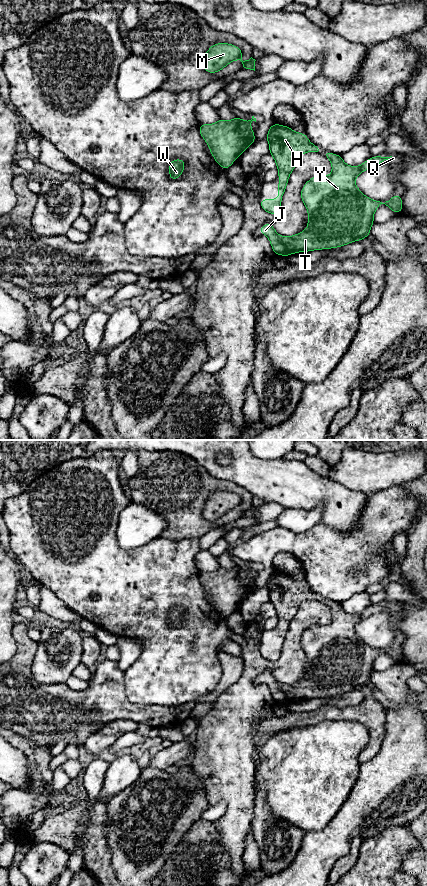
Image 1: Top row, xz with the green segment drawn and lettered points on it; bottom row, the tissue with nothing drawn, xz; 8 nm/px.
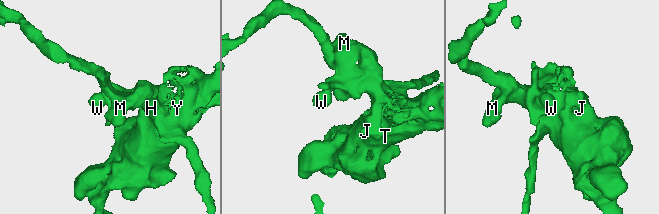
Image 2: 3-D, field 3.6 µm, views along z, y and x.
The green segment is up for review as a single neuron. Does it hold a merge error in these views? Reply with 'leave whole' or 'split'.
leave whole

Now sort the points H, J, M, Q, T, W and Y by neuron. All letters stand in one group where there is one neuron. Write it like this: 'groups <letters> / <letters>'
groups H J M Q T W Y

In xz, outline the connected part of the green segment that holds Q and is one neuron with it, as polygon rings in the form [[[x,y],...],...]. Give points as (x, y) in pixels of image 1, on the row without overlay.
[[[325,599],[323,603],[331,610],[331,622],[312,625],[304,632],[300,642],[308,660],[307,676],[303,680],[289,685],[279,683],[272,671],[266,671],[259,678],[259,681],[269,687],[275,703],[287,705],[299,700],[338,696],[354,689],[362,689],[365,685],[370,684],[374,661],[381,652],[389,655],[394,662],[403,658],[402,645],[399,642],[395,642],[390,648],[382,651],[364,643],[355,632],[357,624],[362,620],[381,612],[382,609],[394,610],[397,608],[396,603],[370,605],[356,615],[347,613],[338,602]]]

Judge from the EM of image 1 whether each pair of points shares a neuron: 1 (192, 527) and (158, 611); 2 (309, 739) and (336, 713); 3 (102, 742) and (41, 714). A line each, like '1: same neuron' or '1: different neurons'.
1: different neurons
2: different neurons
3: different neurons

